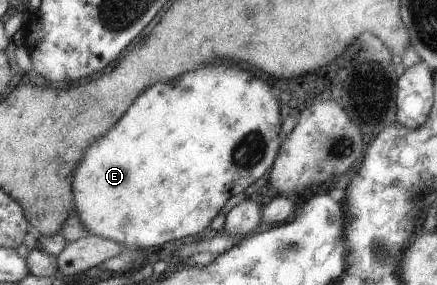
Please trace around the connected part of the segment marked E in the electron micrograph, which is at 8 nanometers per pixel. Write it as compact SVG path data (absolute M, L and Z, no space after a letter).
M207 65L195 71L189 71L181 77L175 77L165 83L155 83L132 102L130 109L125 113L125 119L113 126L105 134L105 139L97 138L93 147L85 153L85 163L81 163L81 171L77 171L74 177L73 191L76 211L89 234L97 234L104 238L112 239L117 243L132 245L137 249L147 247L161 247L175 239L191 237L201 233L208 225L214 225L214 219L221 212L222 207L236 194L244 191L249 185L255 183L265 171L272 167L276 161L277 147L281 147L281 139L277 137L281 133L281 117L279 117L279 101L275 99L269 83L261 81L259 77L251 75L249 71L243 71L239 67L225 67L225 65Z

